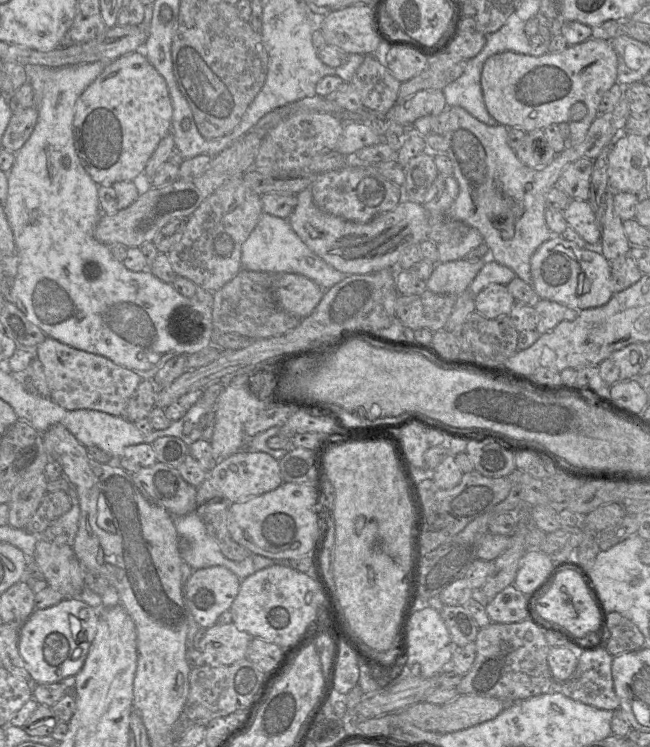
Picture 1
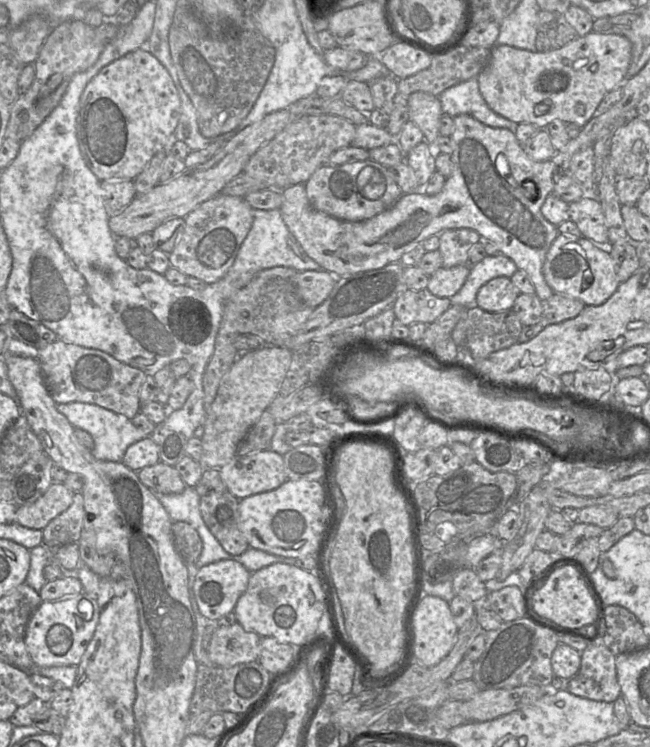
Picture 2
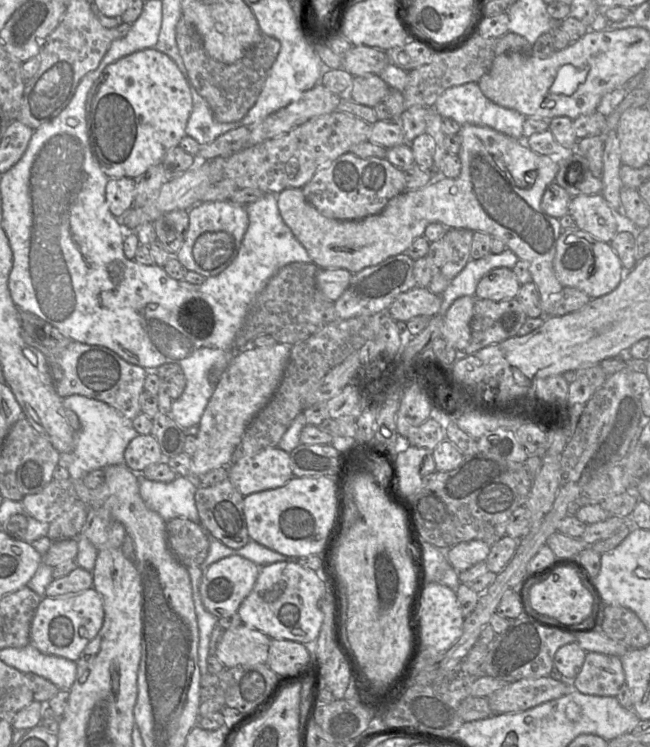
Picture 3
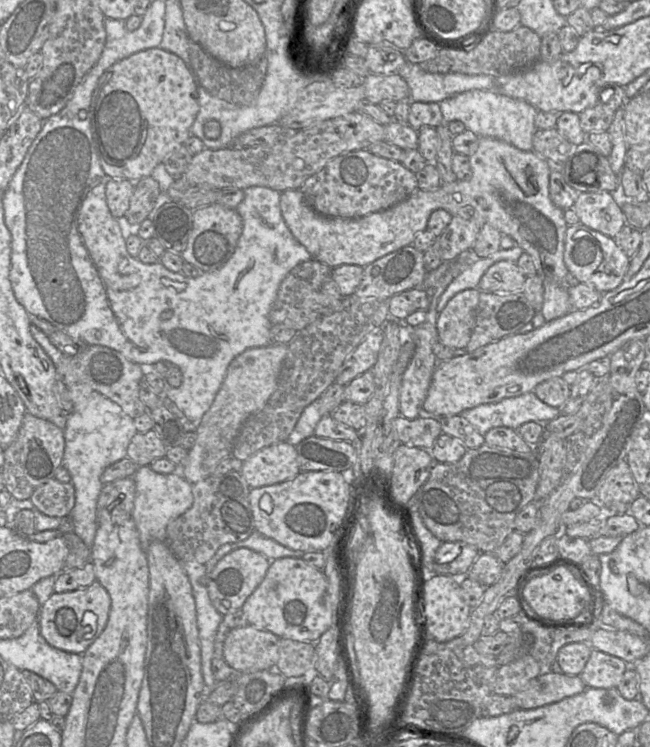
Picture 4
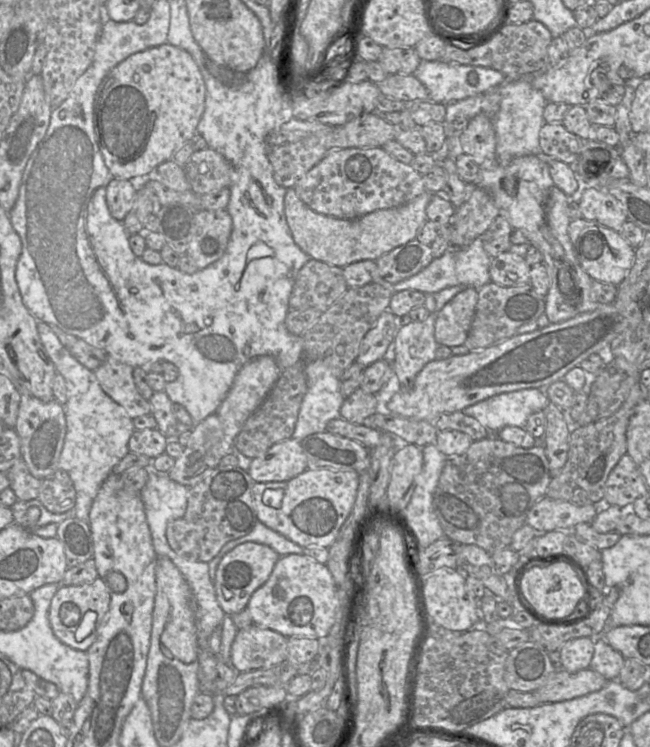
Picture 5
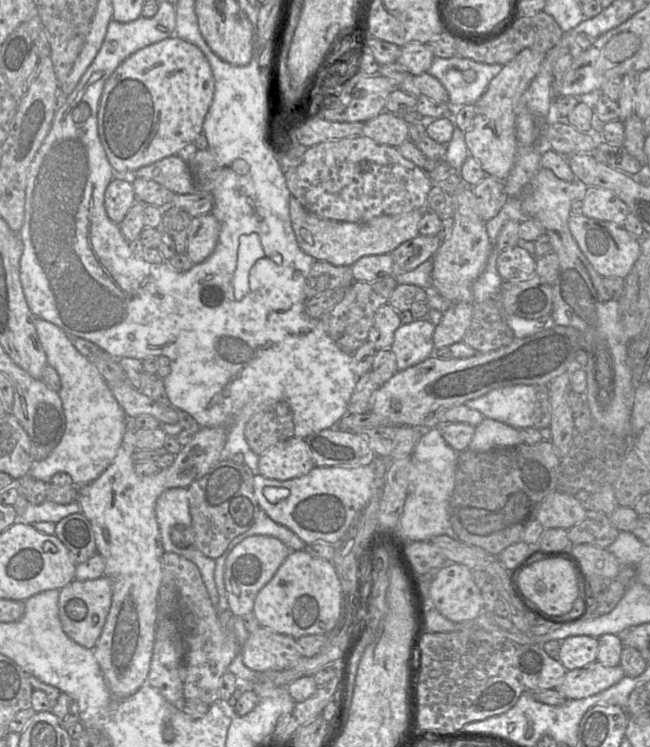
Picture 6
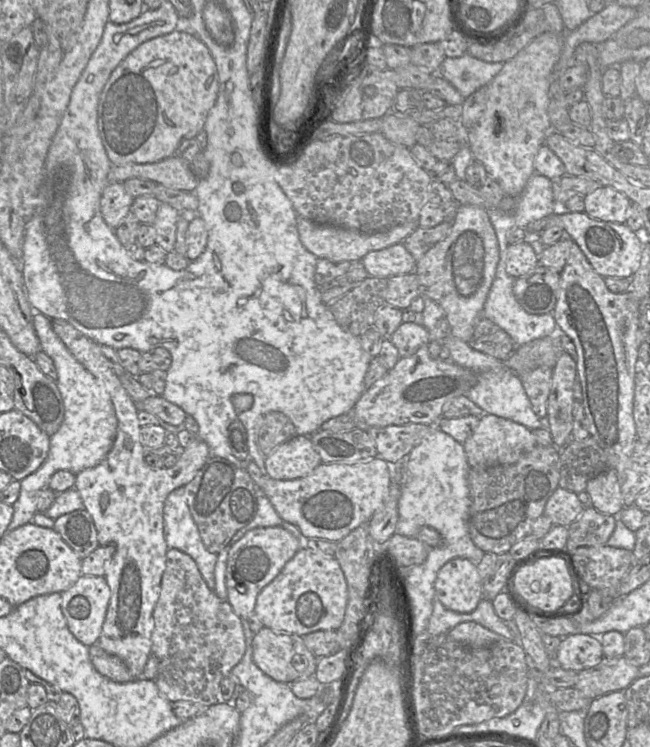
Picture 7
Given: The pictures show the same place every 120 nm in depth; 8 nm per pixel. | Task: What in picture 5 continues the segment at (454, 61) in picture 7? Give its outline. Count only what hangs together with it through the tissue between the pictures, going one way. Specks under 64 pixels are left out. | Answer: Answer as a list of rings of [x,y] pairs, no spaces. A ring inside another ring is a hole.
[[[422,60],[413,75],[428,90],[429,100],[444,105],[478,94],[484,94],[507,81],[501,72],[494,69],[458,63],[446,63],[440,60]]]

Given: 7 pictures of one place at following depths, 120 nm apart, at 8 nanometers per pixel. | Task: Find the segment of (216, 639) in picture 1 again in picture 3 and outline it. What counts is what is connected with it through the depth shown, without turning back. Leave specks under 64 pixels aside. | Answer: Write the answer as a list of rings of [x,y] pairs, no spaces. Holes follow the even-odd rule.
[[[242,624],[223,631],[215,656],[225,668],[266,664],[270,642],[263,632]]]

